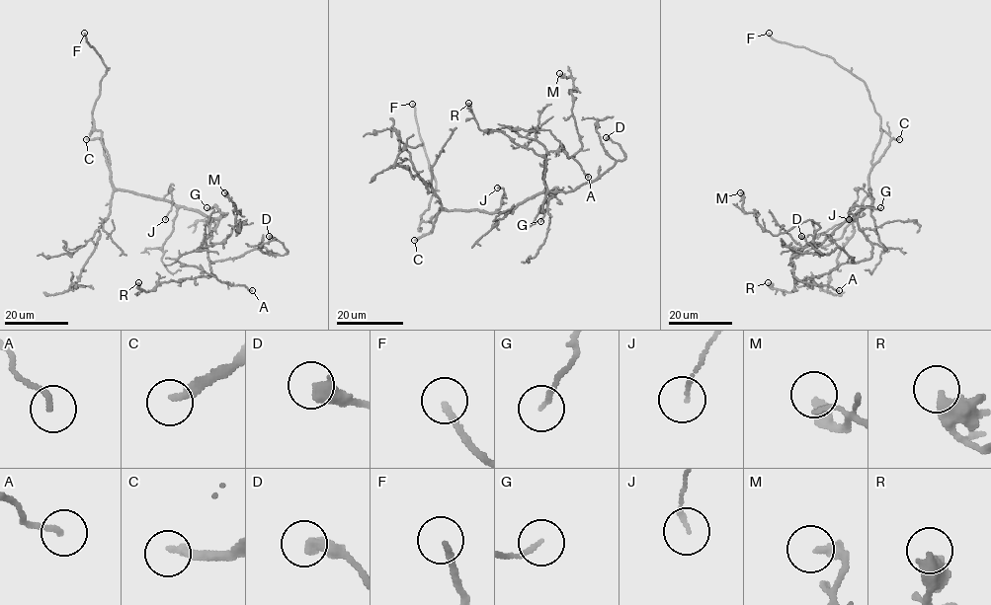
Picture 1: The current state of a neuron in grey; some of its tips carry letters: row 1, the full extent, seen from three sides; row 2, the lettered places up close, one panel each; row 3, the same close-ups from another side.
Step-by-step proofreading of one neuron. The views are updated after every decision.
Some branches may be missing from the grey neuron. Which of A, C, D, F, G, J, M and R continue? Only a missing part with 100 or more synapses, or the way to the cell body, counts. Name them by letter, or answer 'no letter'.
C, F

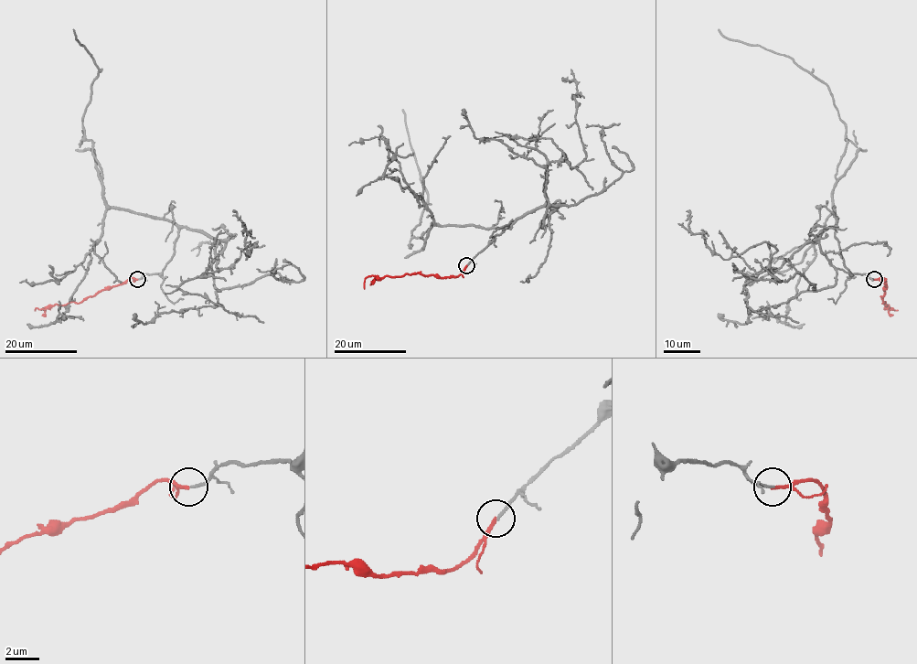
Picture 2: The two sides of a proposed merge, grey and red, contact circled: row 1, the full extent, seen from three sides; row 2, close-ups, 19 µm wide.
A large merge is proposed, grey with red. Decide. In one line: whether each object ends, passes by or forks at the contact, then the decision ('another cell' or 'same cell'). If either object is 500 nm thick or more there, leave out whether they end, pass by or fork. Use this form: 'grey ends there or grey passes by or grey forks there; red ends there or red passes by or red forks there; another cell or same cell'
grey ends there; red ends there; same cell

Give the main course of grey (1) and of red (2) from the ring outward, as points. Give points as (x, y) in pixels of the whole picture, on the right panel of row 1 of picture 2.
1: (874, 279), (848, 271), (834, 235), (832, 188), (847, 142), (829, 87), (787, 56), (728, 39), (719, 29)
2: (874, 279), (883, 278), (886, 283), (882, 297), (882, 304), (885, 302), (887, 305), (884, 308), (898, 309)

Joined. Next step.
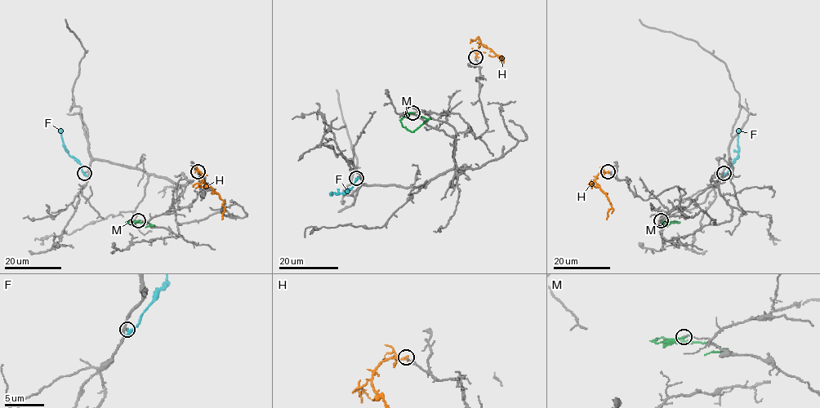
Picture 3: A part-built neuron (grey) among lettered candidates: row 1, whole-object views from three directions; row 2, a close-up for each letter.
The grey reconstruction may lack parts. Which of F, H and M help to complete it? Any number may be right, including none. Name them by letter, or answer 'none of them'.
none of them

